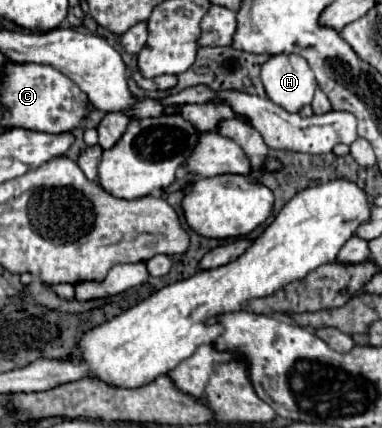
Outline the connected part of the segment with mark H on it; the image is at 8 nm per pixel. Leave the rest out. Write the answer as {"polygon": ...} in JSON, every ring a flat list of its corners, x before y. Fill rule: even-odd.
{"polygon":[[297,54,271,56,261,66,261,78,269,100,287,112,299,112,301,106,311,104,317,88,313,70,307,60]]}

